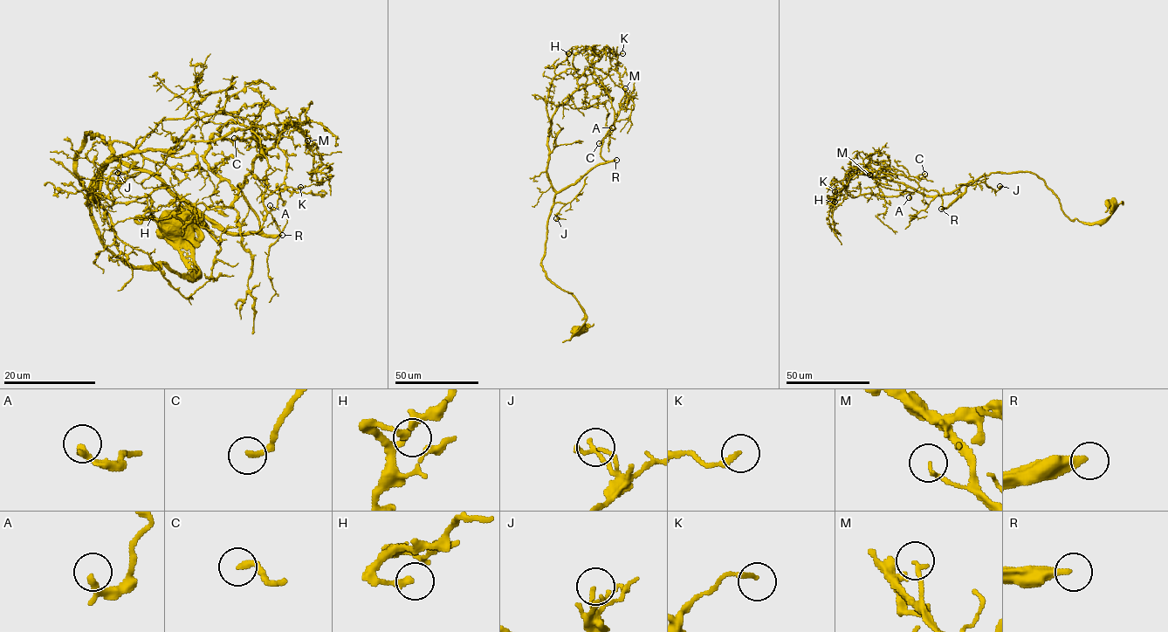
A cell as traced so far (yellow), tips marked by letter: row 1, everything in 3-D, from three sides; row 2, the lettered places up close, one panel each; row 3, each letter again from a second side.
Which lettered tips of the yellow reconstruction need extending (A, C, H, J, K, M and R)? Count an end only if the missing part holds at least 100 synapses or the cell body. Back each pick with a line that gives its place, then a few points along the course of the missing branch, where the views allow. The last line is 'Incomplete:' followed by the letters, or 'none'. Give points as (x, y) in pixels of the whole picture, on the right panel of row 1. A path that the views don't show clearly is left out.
R: at (941, 209); missing branch runs (941, 209), (876, 179), (848, 189), (824, 212), (824, 234), (841, 260), (874, 279), (890, 278)
Incomplete: R

